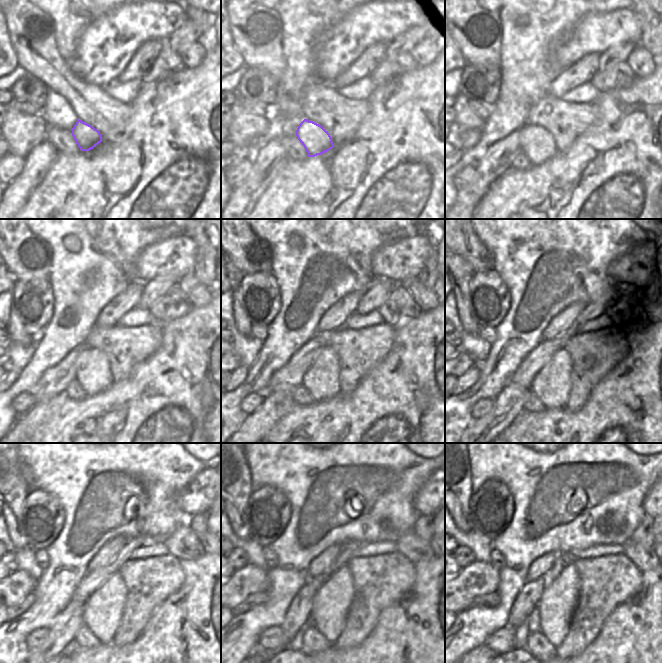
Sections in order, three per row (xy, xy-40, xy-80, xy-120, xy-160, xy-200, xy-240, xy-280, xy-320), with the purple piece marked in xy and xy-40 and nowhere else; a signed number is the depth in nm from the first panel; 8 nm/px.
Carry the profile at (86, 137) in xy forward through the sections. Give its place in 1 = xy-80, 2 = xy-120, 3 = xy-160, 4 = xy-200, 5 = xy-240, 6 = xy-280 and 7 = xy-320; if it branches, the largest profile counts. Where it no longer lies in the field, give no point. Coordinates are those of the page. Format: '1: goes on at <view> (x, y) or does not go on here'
1: goes on at xy-80 (538, 144)
2: goes on at xy-120 (93, 373)
3: goes on at xy-160 (322, 379)
4: goes on at xy-200 (551, 385)
5: goes on at xy-240 (103, 611)
6: goes on at xy-280 (331, 603)
7: goes on at xy-320 (558, 600)

